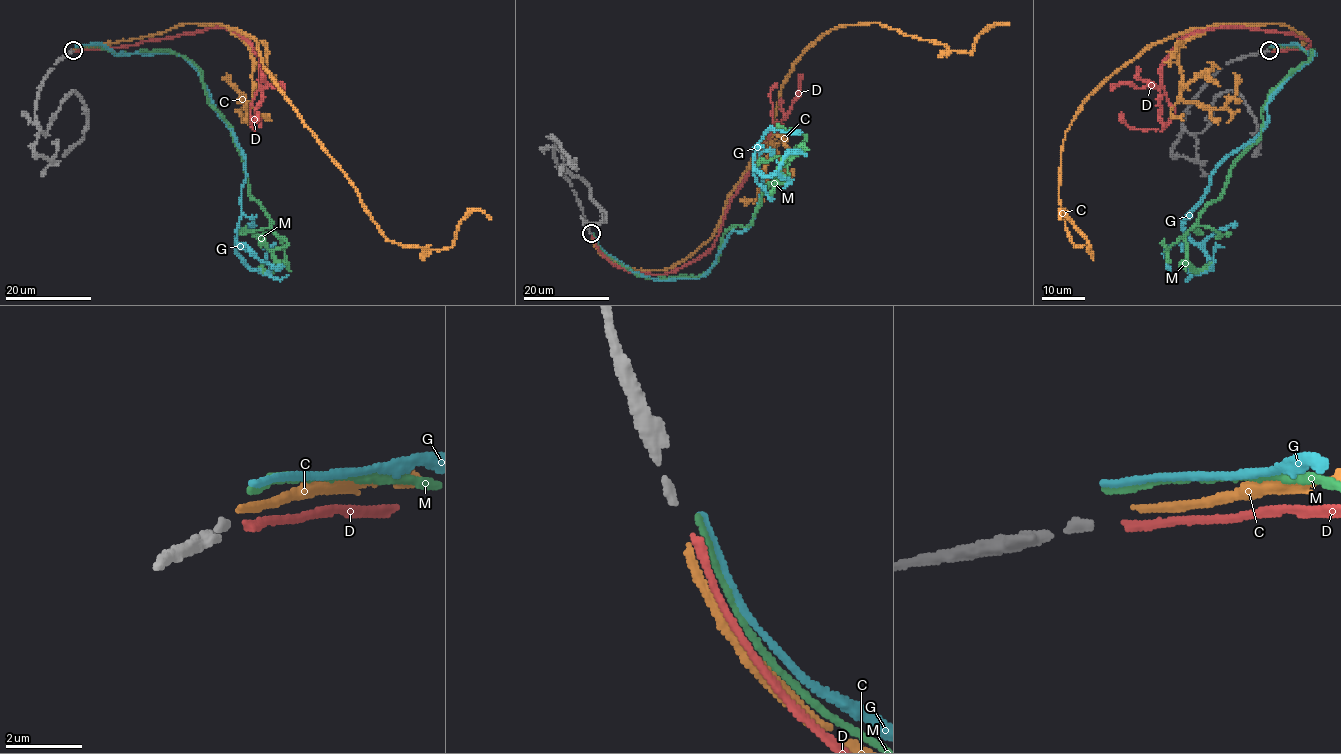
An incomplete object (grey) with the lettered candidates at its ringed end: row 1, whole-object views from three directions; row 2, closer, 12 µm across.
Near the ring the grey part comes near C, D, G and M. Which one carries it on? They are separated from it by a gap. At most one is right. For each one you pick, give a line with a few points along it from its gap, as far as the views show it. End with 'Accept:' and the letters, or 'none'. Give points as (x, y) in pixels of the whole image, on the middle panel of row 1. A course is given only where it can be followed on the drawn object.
C: via (592, 237), (636, 269), (692, 255), (773, 129), (791, 66), (830, 29), (879, 23), (942, 55), (1009, 23)
Accept: C

